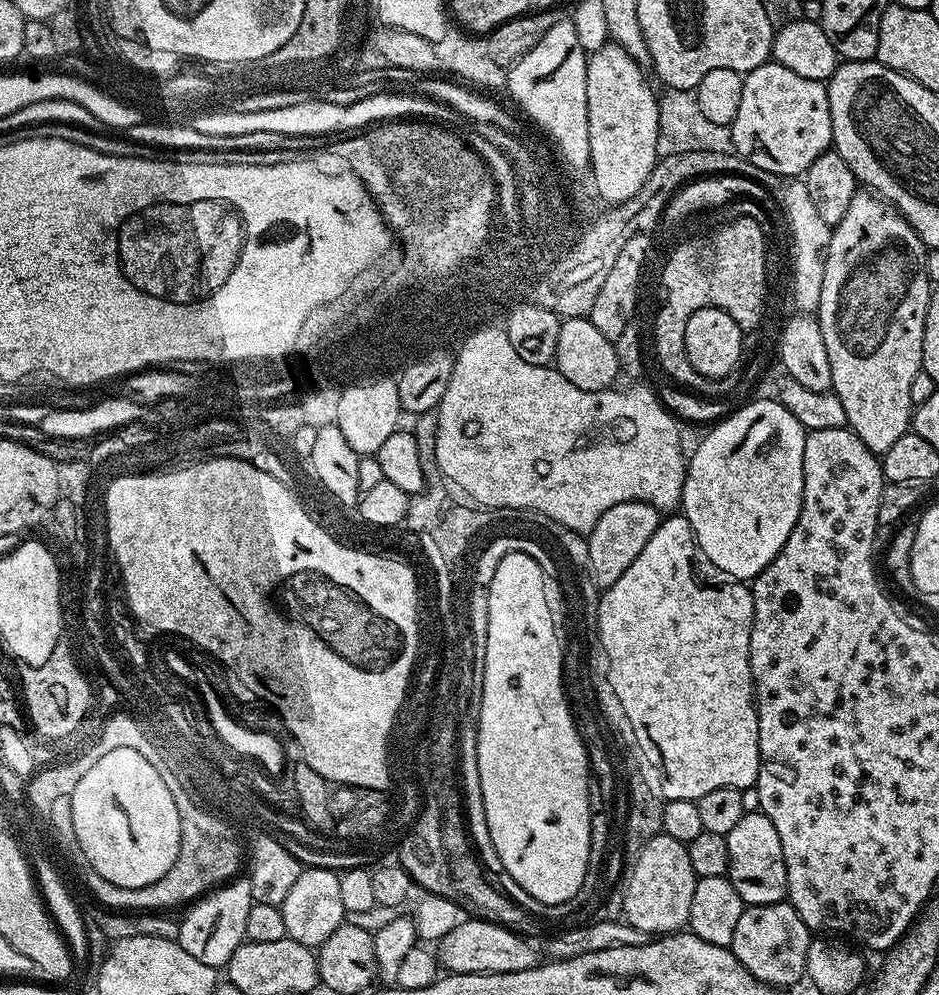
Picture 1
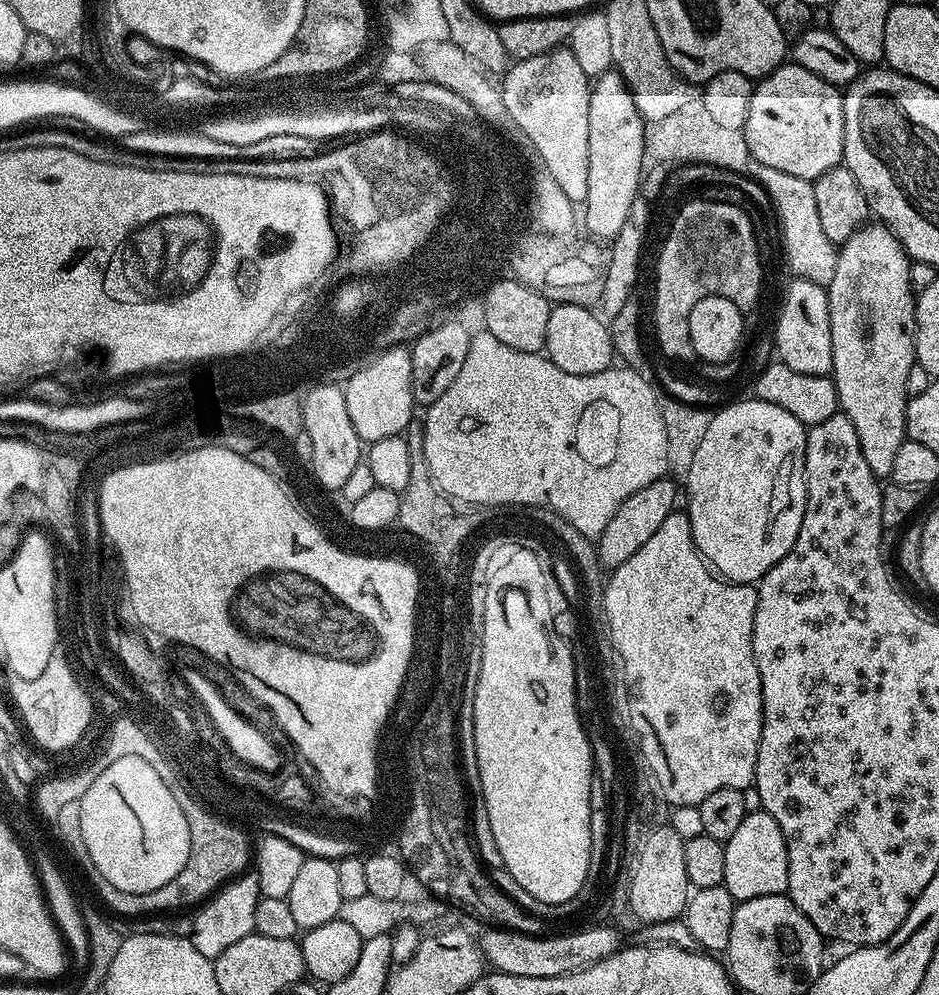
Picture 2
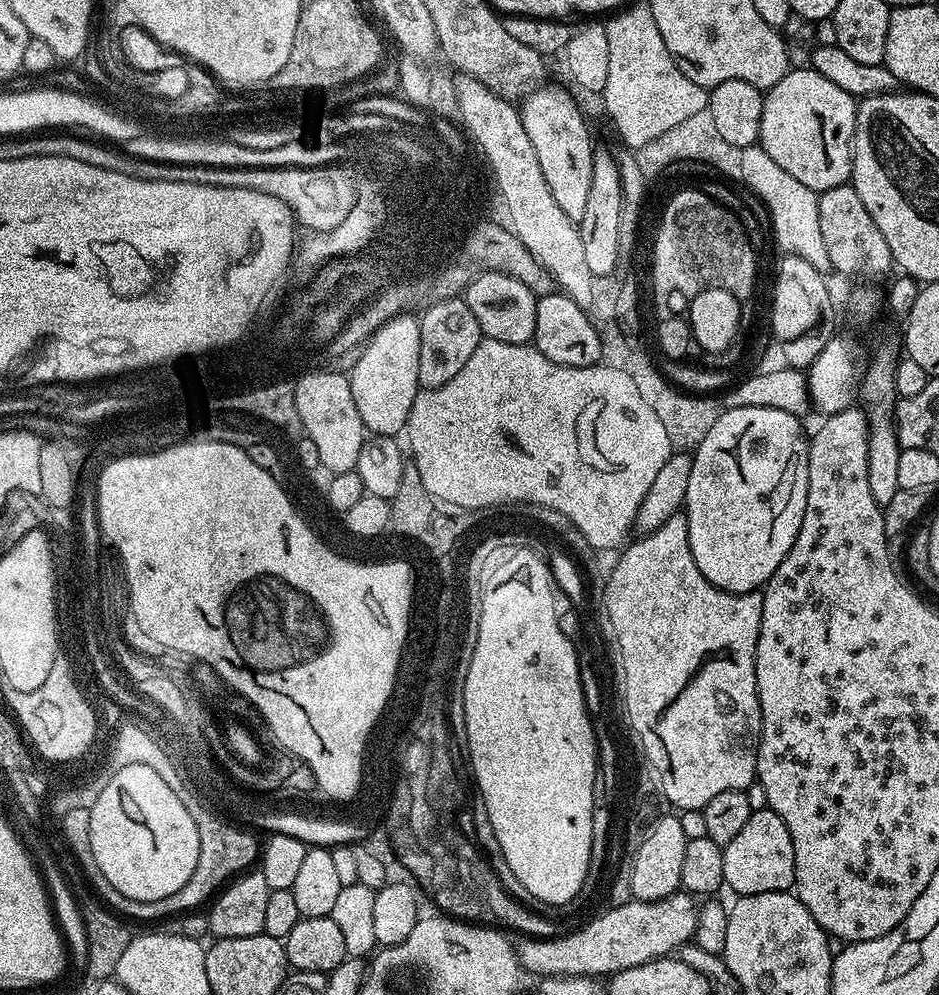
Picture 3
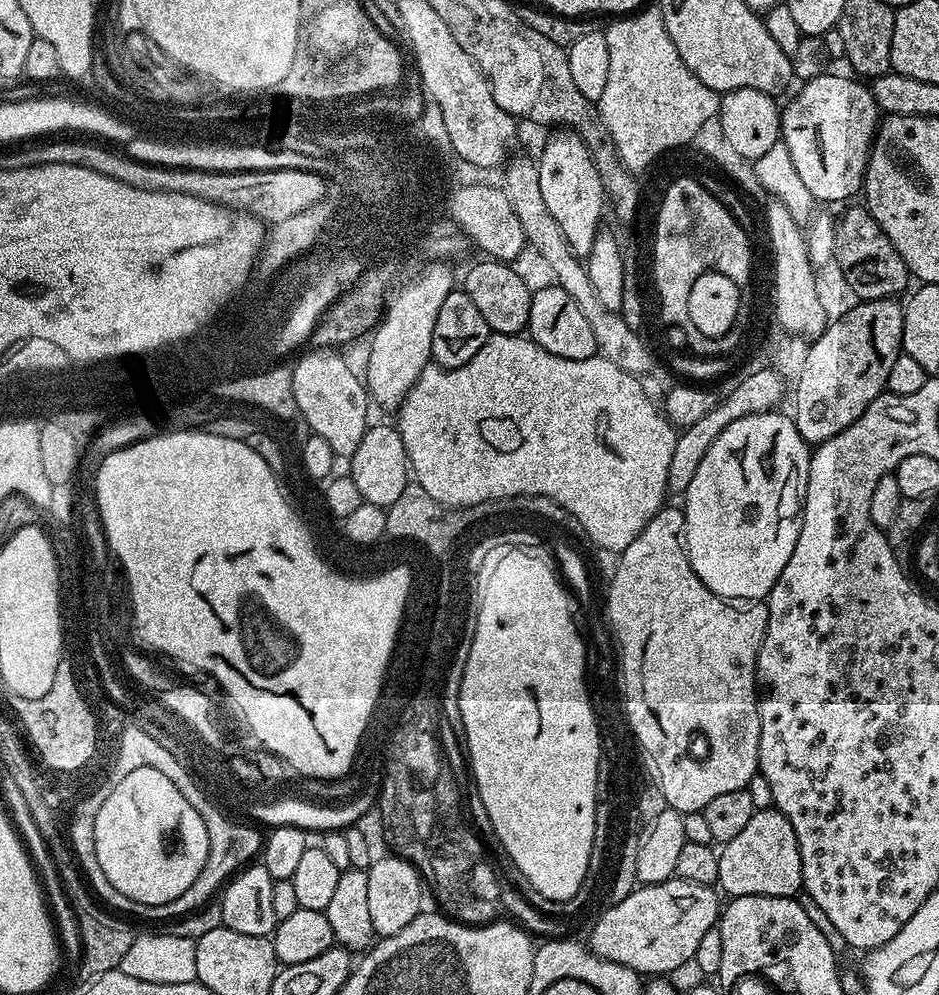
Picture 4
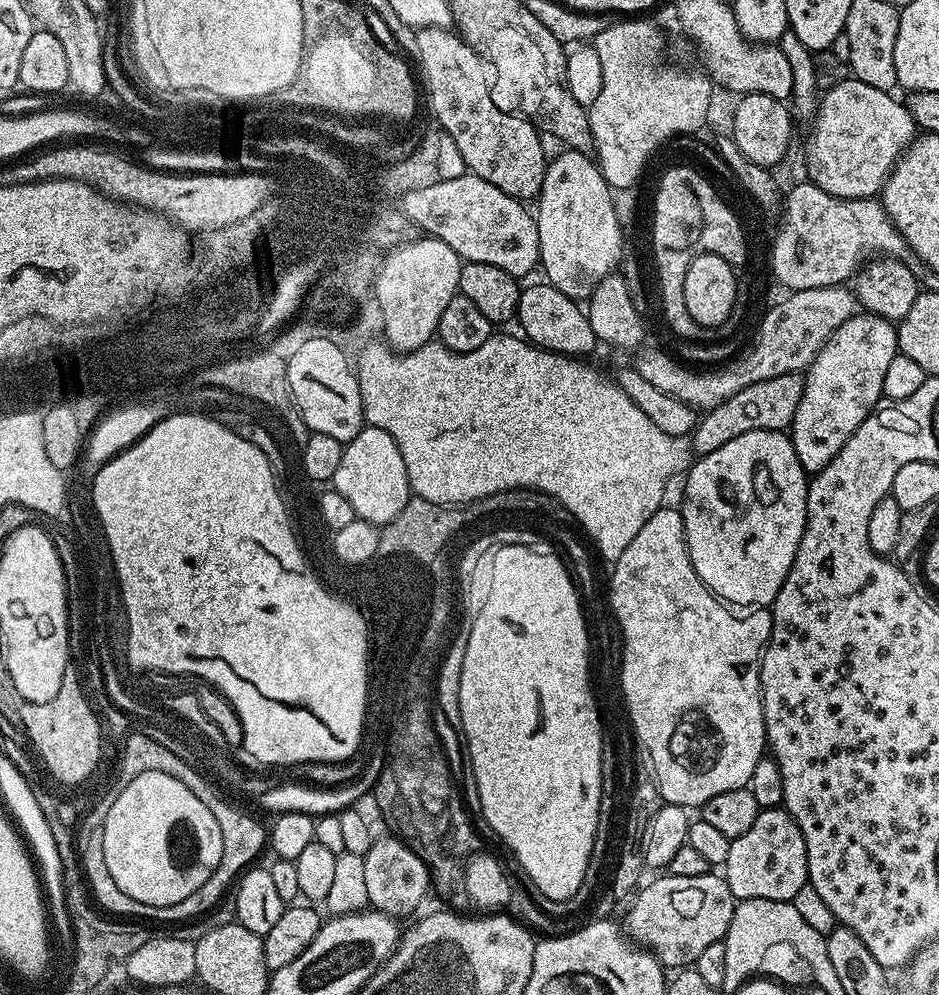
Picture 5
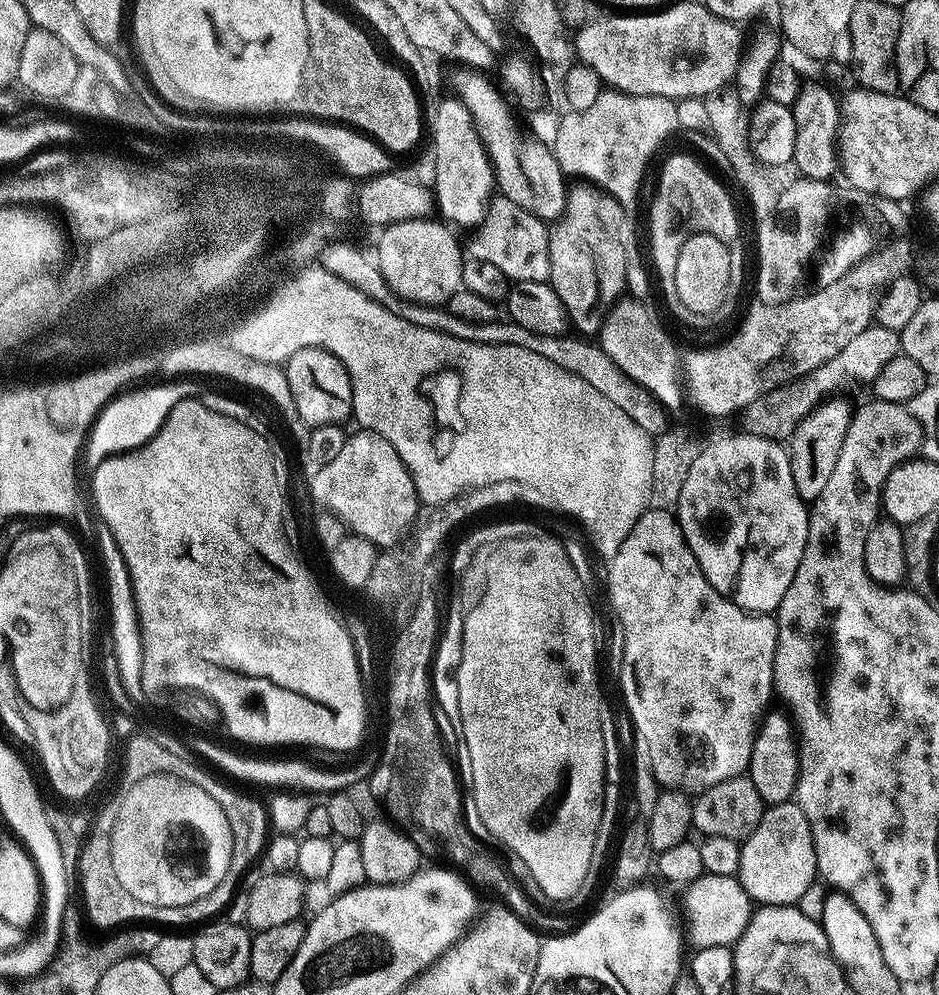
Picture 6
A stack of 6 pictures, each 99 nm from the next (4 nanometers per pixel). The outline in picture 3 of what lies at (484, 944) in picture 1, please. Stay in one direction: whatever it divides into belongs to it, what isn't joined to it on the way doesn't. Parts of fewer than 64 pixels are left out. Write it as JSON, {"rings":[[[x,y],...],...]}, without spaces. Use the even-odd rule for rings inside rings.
{"rings":[[[681,890],[673,896],[664,896],[661,900],[638,900],[632,898],[624,905],[613,908],[608,913],[595,916],[588,925],[575,929],[576,932],[559,934],[551,938],[524,938],[516,948],[516,956],[525,973],[533,972],[536,978],[550,976],[595,976],[611,977],[613,972],[628,970],[651,960],[660,960],[663,956],[672,956],[684,944],[696,935],[696,913],[698,904],[689,893]]]}

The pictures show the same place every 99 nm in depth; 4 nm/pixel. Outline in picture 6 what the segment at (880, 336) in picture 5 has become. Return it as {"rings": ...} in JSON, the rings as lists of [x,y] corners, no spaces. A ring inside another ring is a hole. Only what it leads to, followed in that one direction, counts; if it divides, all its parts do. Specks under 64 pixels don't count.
{"rings":[[[828,398],[817,405],[806,418],[802,418],[802,422],[798,426],[798,430],[794,430],[791,440],[787,441],[788,461],[790,462],[790,474],[794,474],[794,490],[798,490],[798,494],[805,502],[811,502],[818,498],[818,494],[822,494],[826,481],[830,479],[830,473],[834,471],[834,466],[838,463],[838,453],[842,450],[842,438],[846,438],[846,430],[850,430],[850,422],[852,421],[853,405],[848,405],[844,400],[832,400],[836,398]]]}

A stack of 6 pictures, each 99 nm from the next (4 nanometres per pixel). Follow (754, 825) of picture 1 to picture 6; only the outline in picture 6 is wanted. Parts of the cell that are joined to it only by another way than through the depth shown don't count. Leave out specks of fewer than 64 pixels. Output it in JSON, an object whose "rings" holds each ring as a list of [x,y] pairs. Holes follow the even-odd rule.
{"rings":[[[795,802],[765,807],[758,826],[740,845],[740,884],[757,905],[799,905],[812,883],[817,883],[814,838],[810,834],[810,822]]]}

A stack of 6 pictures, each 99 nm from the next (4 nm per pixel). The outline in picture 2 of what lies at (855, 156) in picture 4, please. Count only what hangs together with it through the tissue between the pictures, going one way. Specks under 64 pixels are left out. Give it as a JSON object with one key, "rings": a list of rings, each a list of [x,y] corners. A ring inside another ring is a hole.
{"rings":[[[785,62],[753,87],[750,98],[750,114],[746,114],[746,126],[742,131],[749,147],[751,159],[762,162],[762,166],[771,166],[772,169],[782,170],[785,174],[794,174],[794,178],[817,180],[822,174],[826,174],[826,170],[841,167],[844,159],[844,98],[841,89],[837,85],[818,78],[818,74],[810,74],[810,70],[806,70],[801,64]]]}

